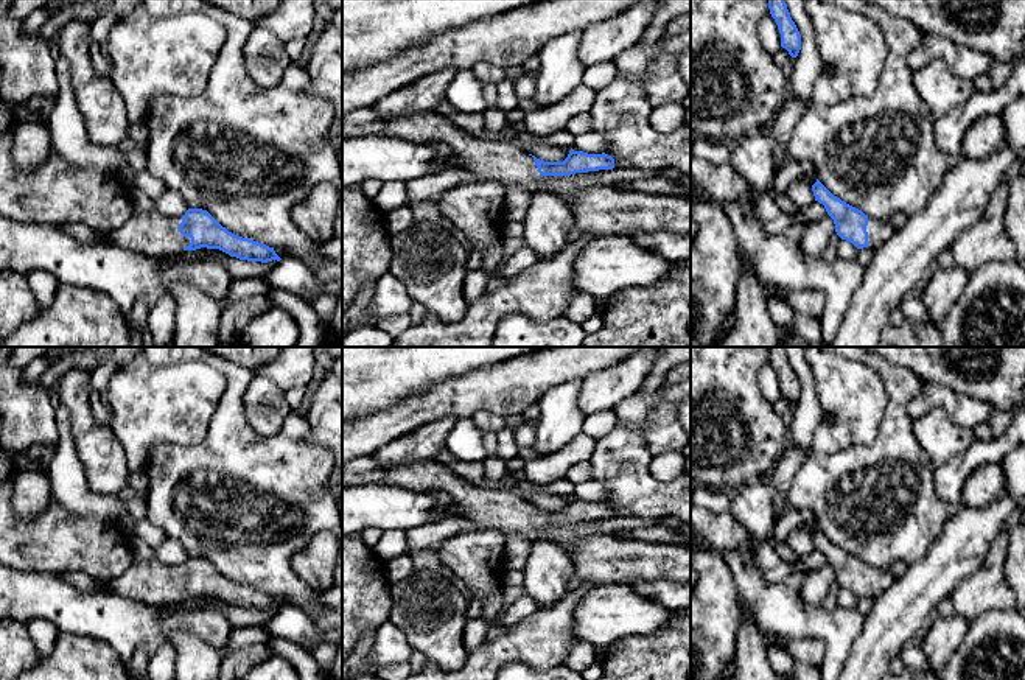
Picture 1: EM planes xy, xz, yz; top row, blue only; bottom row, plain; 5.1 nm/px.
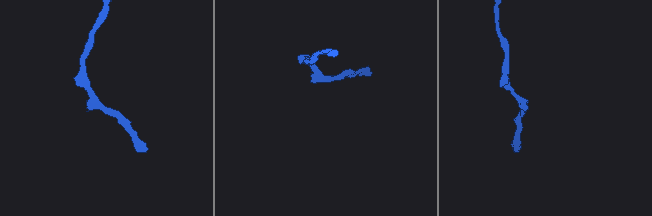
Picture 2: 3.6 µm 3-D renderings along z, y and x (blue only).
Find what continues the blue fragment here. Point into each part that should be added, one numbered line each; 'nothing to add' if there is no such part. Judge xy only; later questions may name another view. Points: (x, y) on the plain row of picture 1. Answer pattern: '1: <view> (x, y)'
1: xy (153, 582)

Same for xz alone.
1: xz (601, 559)

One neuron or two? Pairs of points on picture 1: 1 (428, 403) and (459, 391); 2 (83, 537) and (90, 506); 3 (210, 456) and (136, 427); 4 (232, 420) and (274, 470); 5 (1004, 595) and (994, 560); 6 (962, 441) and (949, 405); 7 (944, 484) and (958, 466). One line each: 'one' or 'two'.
1: one
2: two
3: two
4: one
5: one
6: two
7: one

